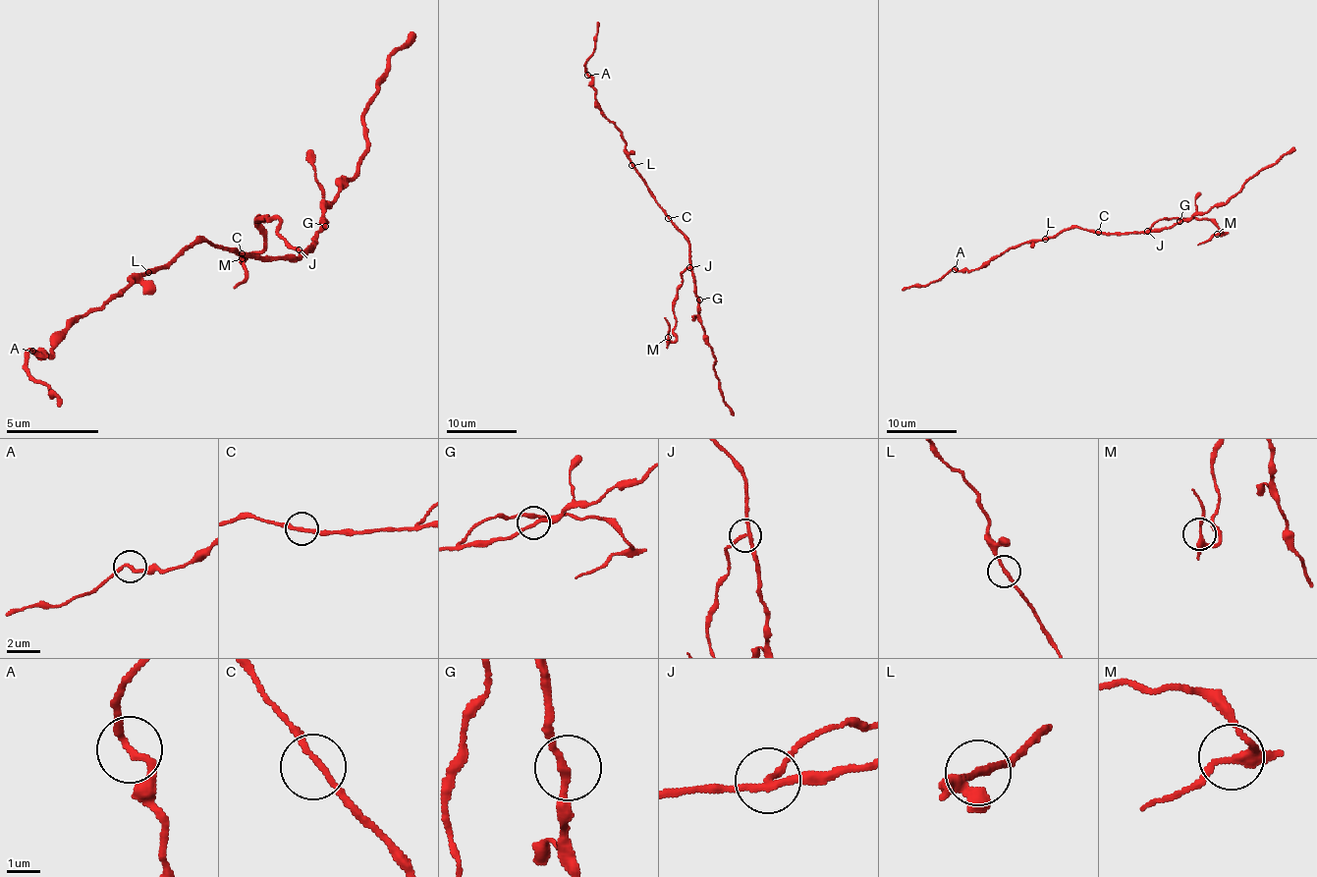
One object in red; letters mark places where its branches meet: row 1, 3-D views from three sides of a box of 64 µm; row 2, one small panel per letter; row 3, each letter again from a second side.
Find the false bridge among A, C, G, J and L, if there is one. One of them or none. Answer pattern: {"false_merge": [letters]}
{"false_merge": ["J"]}

